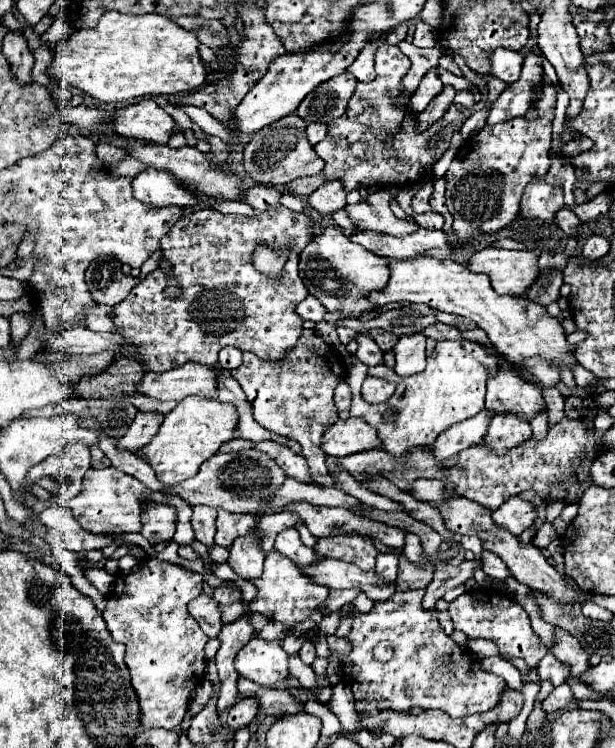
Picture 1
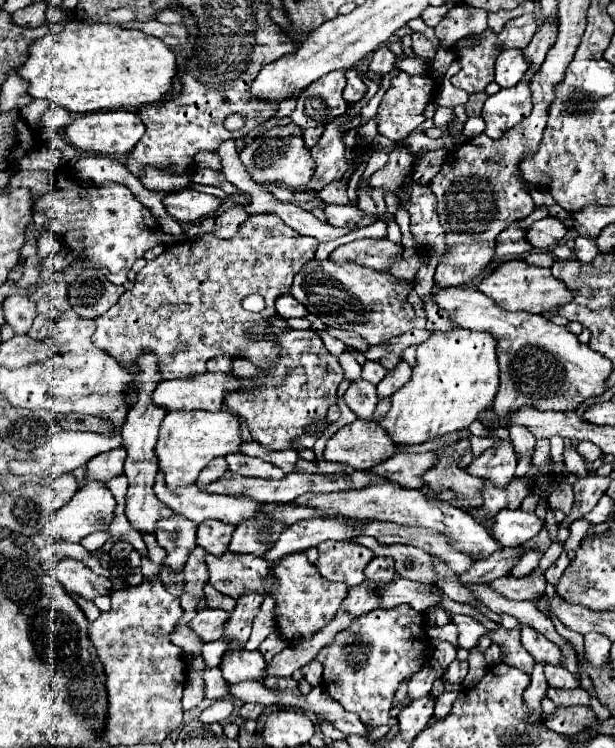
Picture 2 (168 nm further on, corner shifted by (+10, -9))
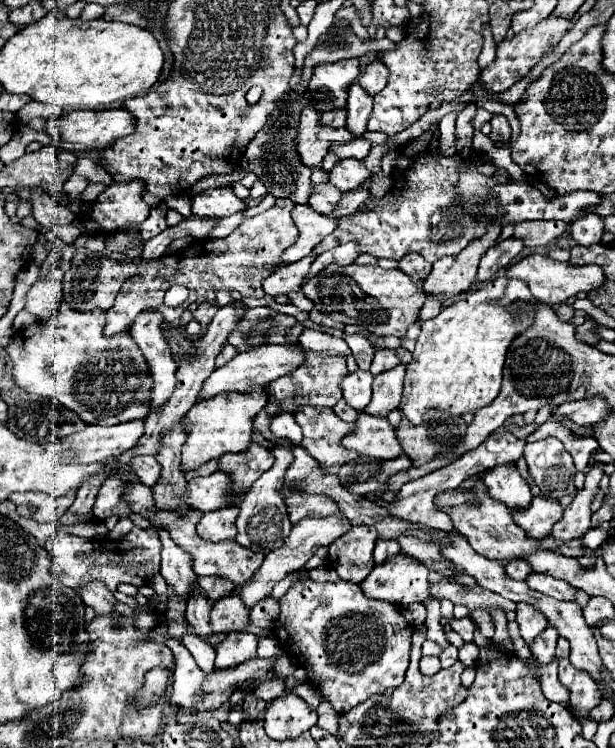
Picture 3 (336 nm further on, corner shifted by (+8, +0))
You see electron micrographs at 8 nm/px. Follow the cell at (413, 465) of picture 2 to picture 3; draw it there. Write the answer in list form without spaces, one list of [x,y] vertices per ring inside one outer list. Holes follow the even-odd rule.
[[[408,455],[390,459],[390,461],[356,457],[354,461],[348,461],[346,465],[342,465],[342,469],[336,475],[340,479],[340,485],[346,487],[350,493],[366,495],[366,493],[382,489],[390,475],[402,469],[408,469],[410,465],[412,461],[408,459]]]

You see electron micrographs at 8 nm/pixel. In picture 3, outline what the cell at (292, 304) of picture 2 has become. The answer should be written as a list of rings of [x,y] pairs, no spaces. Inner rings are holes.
[[[308,255],[292,265],[276,269],[276,273],[272,273],[270,277],[266,277],[266,281],[262,281],[264,293],[270,297],[276,297],[276,295],[286,295],[290,291],[300,291],[302,279],[308,275],[312,261],[314,261],[314,255]]]

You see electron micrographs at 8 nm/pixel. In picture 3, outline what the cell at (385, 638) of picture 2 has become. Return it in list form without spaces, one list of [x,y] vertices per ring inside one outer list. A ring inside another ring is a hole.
[[[302,579],[294,583],[280,599],[280,617],[274,623],[274,629],[276,637],[282,641],[280,647],[284,649],[284,653],[296,659],[298,665],[302,661],[302,667],[306,669],[306,679],[322,691],[324,699],[330,701],[338,713],[350,711],[376,693],[396,689],[404,681],[414,627],[404,619],[404,615],[396,611],[392,603],[366,597],[358,589],[358,585],[350,585],[350,581],[312,583],[310,579]]]

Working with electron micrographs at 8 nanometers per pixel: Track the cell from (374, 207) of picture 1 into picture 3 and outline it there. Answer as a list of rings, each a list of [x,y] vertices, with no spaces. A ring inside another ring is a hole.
[[[316,183],[312,187],[312,195],[310,195],[308,203],[318,213],[332,213],[340,199],[342,199],[342,193],[334,185],[330,185],[330,183]]]

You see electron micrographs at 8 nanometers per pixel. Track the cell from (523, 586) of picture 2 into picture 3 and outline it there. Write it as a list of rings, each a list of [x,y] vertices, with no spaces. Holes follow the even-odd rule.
[[[532,573],[526,579],[526,585],[530,585],[530,589],[538,589],[540,593],[546,593],[546,595],[558,599],[558,601],[576,601],[576,591],[568,583],[558,581],[550,575]]]

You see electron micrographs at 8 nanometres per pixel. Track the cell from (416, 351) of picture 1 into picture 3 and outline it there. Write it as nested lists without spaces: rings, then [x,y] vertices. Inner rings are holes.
[[[398,365],[388,373],[376,375],[372,383],[372,401],[364,411],[374,417],[386,417],[390,411],[398,409],[402,399],[402,381],[404,381],[404,365]]]

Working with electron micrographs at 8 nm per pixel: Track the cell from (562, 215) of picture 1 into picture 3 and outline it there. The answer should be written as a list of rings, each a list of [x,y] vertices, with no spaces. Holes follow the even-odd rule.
[[[522,221],[514,225],[514,235],[524,241],[526,247],[538,247],[548,245],[550,241],[558,239],[566,231],[564,221]]]

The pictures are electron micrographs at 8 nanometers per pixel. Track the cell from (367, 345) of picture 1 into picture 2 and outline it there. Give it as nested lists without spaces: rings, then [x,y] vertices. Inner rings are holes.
[[[366,360],[366,364],[362,366],[362,378],[372,382],[372,384],[378,384],[386,374],[386,368],[382,368],[378,362],[372,362],[372,360]]]

